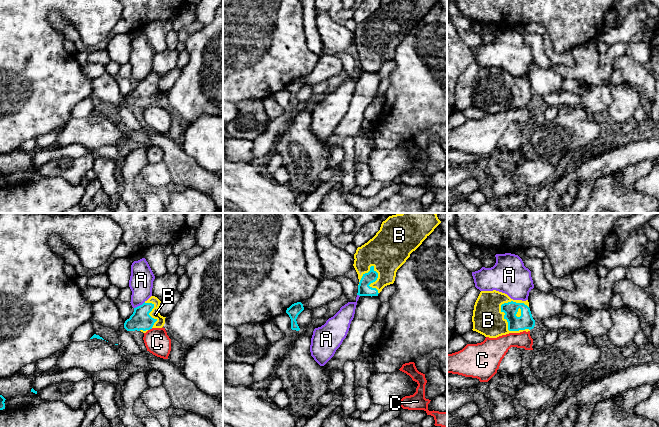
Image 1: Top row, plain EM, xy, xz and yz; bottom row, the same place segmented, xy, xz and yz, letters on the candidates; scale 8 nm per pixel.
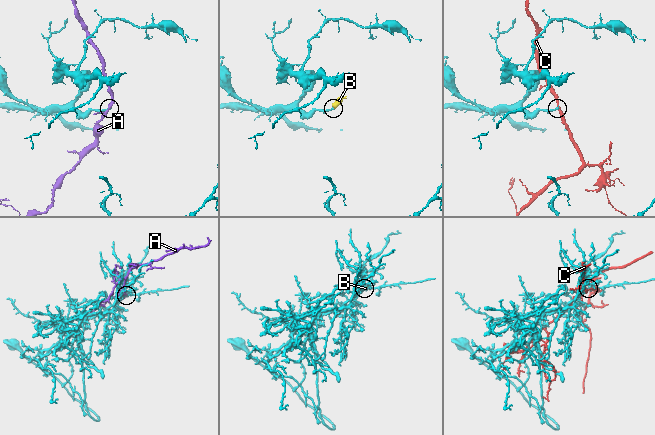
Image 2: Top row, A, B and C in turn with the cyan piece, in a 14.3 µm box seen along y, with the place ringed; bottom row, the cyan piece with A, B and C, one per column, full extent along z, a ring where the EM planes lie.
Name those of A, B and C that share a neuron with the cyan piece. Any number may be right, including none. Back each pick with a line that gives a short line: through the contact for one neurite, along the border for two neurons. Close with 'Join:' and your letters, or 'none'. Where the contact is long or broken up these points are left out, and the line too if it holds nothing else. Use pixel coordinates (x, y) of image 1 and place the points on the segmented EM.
B: Line: yz (525, 321), (515, 321), (508, 328), (500, 320), (488, 320)
Join: B

